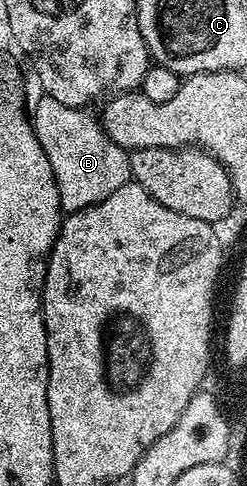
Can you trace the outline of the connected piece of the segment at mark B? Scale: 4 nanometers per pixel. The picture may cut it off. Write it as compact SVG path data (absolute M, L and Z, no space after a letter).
M46 94L39 98L34 109L32 105L30 118L52 166L63 212L82 212L131 180L129 152L112 142L95 116L92 118L87 110L70 108Z

